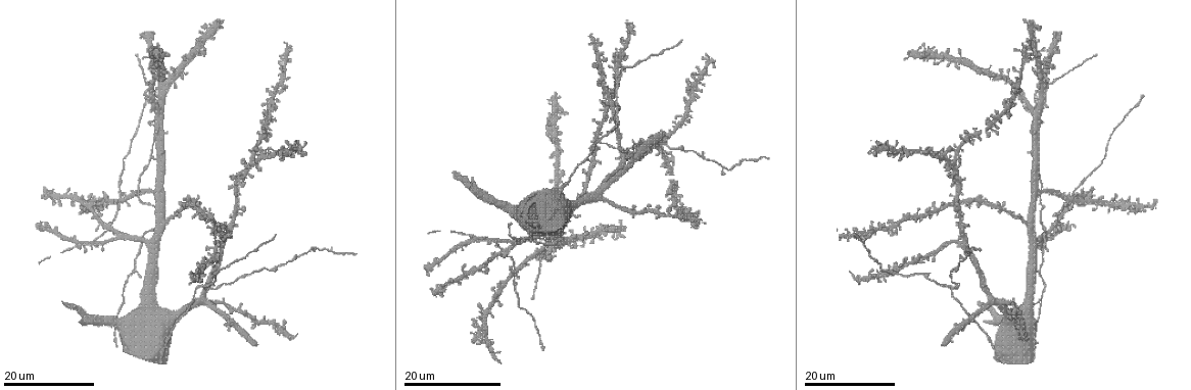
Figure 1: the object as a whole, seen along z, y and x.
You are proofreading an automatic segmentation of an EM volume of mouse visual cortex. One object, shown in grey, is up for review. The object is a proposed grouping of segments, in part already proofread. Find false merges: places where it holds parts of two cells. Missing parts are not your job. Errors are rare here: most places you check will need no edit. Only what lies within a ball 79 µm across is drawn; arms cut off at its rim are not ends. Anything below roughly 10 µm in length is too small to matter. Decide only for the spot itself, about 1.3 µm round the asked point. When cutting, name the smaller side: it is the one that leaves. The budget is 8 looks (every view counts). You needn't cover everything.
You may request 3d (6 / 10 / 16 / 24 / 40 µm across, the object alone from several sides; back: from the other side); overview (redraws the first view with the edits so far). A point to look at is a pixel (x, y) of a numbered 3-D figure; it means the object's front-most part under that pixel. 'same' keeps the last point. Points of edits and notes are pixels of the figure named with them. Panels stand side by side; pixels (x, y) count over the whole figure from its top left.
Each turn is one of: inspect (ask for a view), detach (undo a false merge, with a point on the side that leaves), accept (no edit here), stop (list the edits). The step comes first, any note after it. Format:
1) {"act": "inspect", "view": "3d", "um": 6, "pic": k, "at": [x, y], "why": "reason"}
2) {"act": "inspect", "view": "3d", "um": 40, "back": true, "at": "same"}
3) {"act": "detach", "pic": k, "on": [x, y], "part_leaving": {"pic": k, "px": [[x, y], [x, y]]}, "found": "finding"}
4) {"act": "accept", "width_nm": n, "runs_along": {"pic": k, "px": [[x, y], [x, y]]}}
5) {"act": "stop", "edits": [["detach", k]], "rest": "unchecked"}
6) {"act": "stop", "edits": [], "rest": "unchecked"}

{"act": "inspect", "view": "3d", "um": 16, "pic": 1, "at": [220, 285], "why": "thick turns thin"}

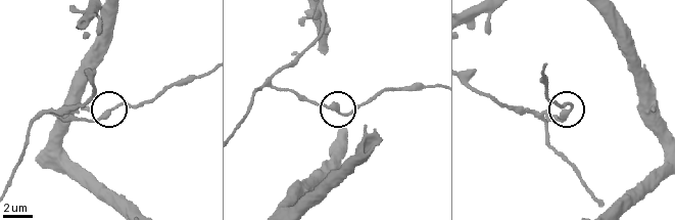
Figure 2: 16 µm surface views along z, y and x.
{"act": "inspect", "view": "3d", "um": 6, "pic": 2, "at": [569, 108], "why": "closer look"}

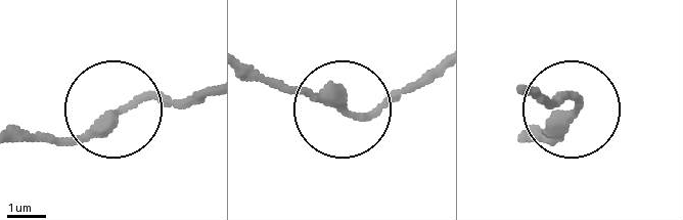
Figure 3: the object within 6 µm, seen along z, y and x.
{"act": "accept", "runs_along": {"pic": 3, "px": [[20, 133], [69, 143], [156, 94], [206, 100]]}, "found": "all the same cell"}

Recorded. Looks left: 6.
{"act": "inspect", "view": "3d", "um": 24, "pic": 1, "at": [198, 288], "why": "three arms meet"}

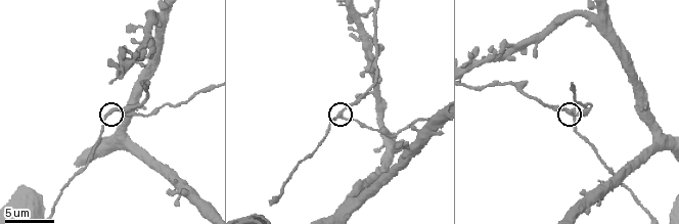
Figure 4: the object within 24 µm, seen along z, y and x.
{"act": "inspect", "view": "3d", "um": 6, "pic": 4, "at": [110, 109], "why": "closer look"}

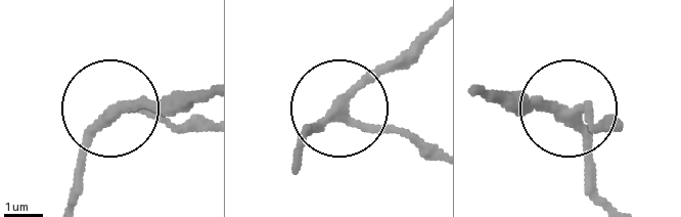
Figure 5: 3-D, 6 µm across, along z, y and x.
{"act": "accept", "arms": 3, "found": "continuous, no second cell"}

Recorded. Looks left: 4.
{"act": "inspect", "view": "3d", "um": 16, "pic": 1, "at": [599, 68], "why": "thin neck"}

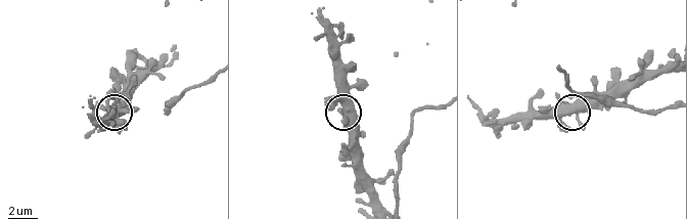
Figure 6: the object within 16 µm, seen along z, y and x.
{"act": "inspect", "view": "3d", "um": 10, "pic": 6, "at": [347, 115], "why": "closer look"}

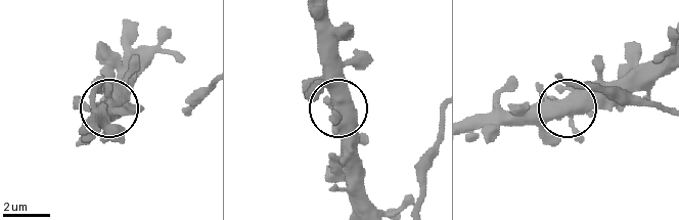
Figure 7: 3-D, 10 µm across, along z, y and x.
{"act": "accept", "width_nm": 460, "found": "one cell here"}

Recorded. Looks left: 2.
{"act": "inspect", "view": "3d", "um": 16, "pic": 1, "at": [152, 141]}

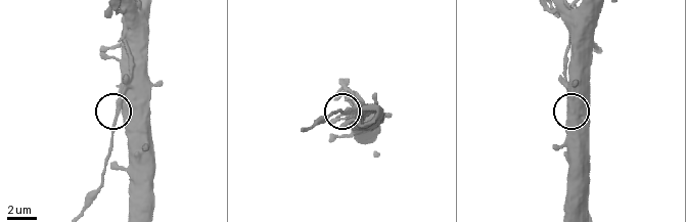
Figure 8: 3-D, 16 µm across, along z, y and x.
{"act": "inspect", "view": "3d", "um": 6, "pic": 8, "at": [117, 112]}

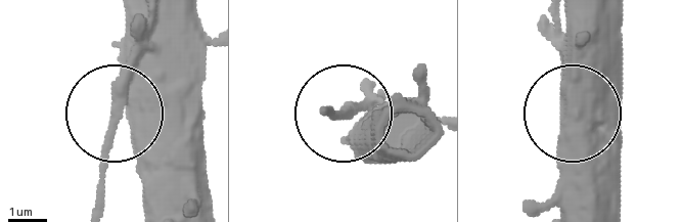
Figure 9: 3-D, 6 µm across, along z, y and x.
{"act": "accept", "width_nm": 400, "runs_along": {"pic": 9, "px": [[163, 203], [160, 153], [115, 104], [189, 20]]}, "found": "one cell here"}

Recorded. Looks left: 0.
{"act": "stop", "edits": [], "rest": "unchecked"}

